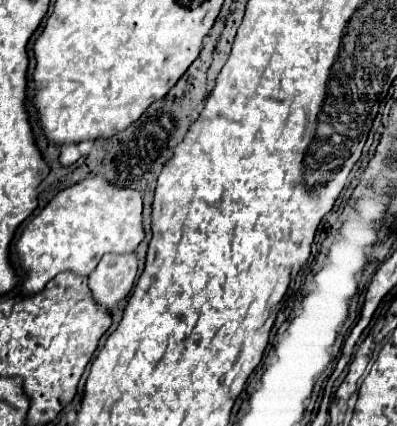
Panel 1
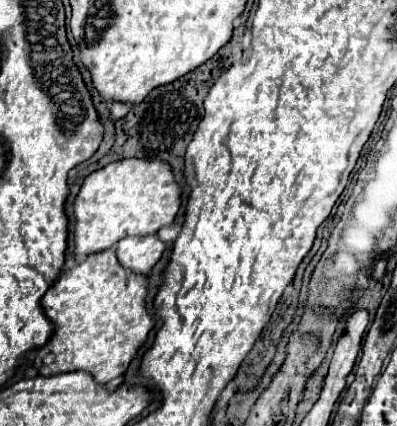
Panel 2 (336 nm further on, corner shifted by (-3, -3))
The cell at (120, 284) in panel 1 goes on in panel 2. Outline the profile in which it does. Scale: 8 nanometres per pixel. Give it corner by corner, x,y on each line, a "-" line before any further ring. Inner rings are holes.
157,234
151,236
129,236
117,244
117,258
125,268
133,272
147,274
151,266
159,262
165,252
165,244
159,240

